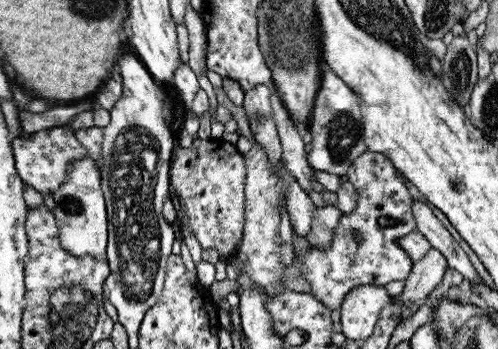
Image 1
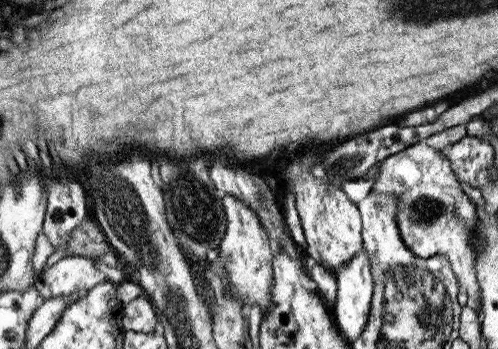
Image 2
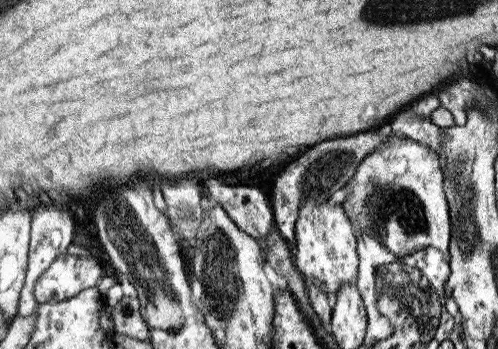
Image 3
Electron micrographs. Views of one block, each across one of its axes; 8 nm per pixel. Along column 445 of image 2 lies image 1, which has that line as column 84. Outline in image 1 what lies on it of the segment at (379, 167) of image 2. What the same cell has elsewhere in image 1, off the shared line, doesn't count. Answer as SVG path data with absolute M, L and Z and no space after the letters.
M90 156L70 162L64 184L54 192L54 220L58 226L58 240L66 254L76 260L90 258L94 262L104 260L106 248L106 208L100 190L100 174L94 170Z

